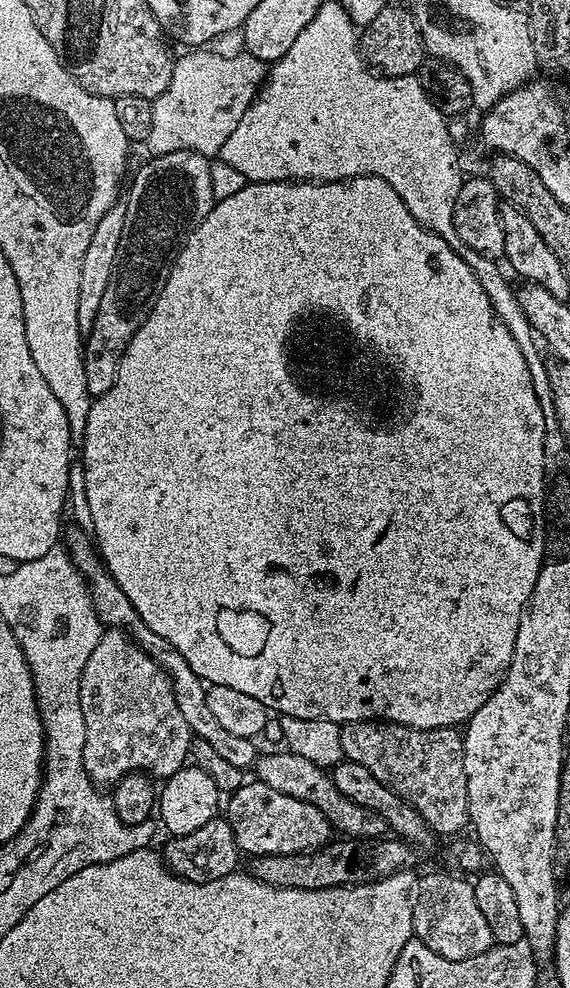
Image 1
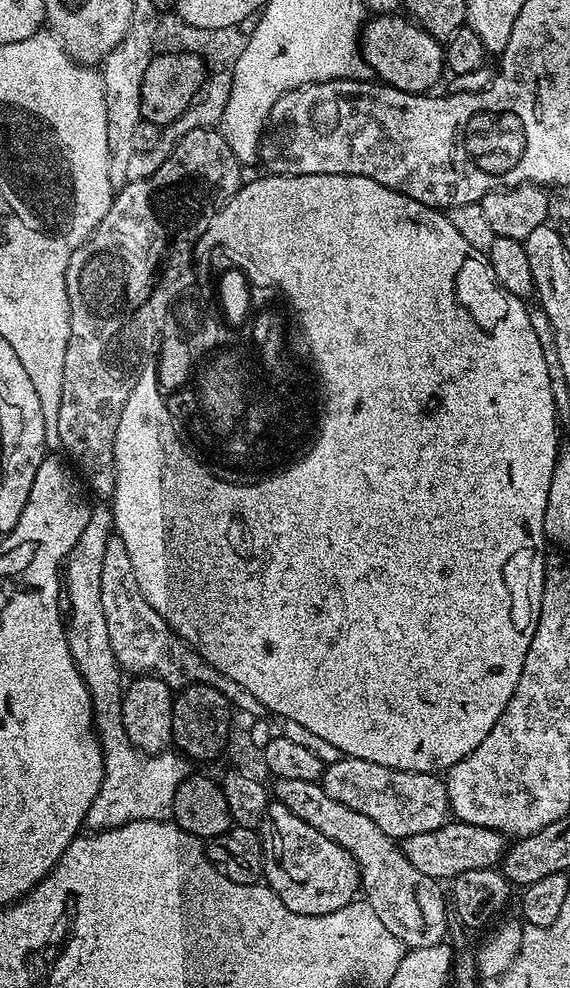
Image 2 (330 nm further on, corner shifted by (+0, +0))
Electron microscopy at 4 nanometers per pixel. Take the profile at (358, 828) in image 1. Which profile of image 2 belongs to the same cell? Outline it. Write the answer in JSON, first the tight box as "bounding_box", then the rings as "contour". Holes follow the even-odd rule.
{"bounding_box":[318,756,450,842],"contour":[[[344,756],[325,767],[318,782],[334,802],[342,802],[342,806],[350,806],[350,810],[366,814],[378,830],[397,842],[410,834],[438,830],[450,820],[448,786],[435,772],[403,772],[378,766],[378,762],[366,762],[366,758]]]}

